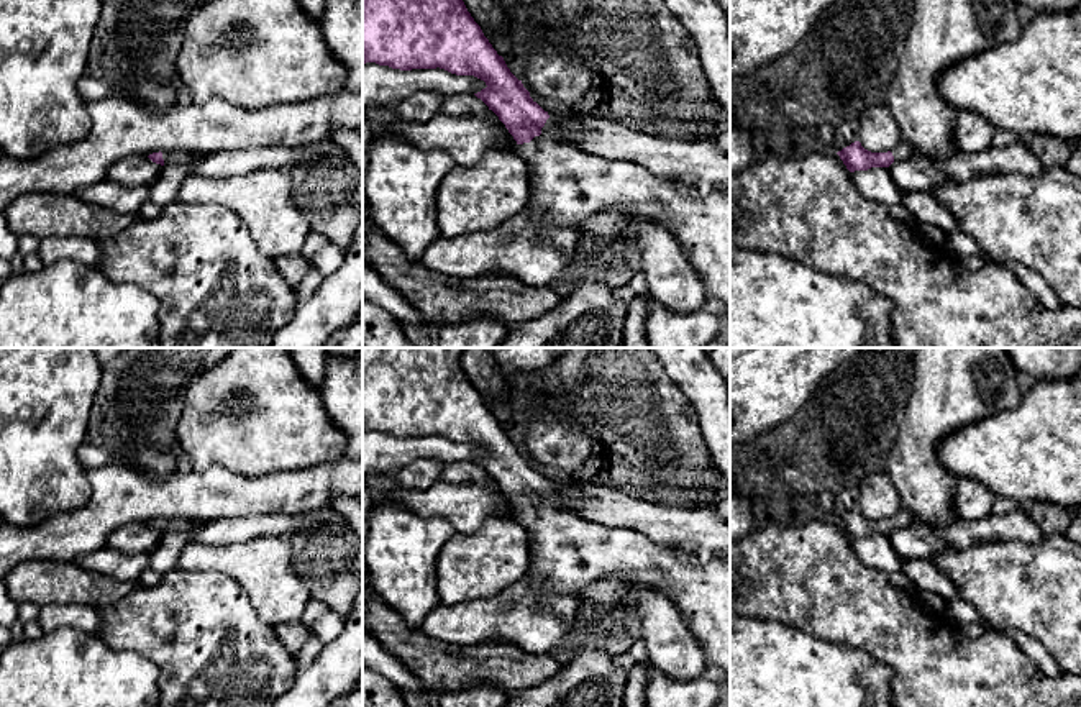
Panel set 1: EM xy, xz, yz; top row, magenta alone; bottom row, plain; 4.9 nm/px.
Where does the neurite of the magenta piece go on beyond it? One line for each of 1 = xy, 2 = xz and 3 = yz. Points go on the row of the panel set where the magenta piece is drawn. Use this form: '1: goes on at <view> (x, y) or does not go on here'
1: goes on at xy (182, 158)
2: goes on at xz (571, 186)
3: goes on at yz (903, 151)

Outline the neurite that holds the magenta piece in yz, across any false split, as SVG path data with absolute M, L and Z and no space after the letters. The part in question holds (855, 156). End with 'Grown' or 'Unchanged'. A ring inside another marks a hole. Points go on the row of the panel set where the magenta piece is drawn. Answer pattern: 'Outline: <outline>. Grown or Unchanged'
Outline: M860 141L851 143L837 153L850 172L868 171L871 167L889 167L894 161L912 157L912 149L907 143L887 153L871 153Z. Grown

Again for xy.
Outline: M156 151L153 154L148 156L153 162L166 166L166 164L194 164L195 161L198 161L200 157L190 153L184 153L184 151Z. Grown

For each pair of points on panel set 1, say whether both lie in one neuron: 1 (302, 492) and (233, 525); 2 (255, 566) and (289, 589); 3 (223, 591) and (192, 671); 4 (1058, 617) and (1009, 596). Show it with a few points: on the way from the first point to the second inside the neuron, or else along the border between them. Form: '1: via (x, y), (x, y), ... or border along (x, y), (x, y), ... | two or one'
1: border along (294, 515), (250, 514), (220, 517), (217, 520) | two
2: via (263, 574), (281, 589) | one
3: via (209, 611), (205, 615), (205, 652) | one
4: via (1047, 606), (1037, 596), (1021, 596) | one

